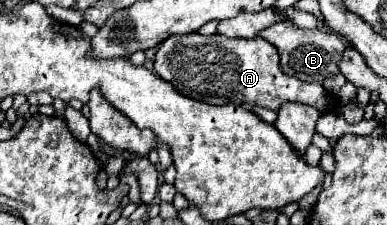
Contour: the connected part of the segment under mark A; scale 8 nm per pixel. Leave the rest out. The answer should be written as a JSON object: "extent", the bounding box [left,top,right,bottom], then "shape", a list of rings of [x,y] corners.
{"extent":[153,31,335,113],"shape":[[[197,31],[173,35],[157,47],[153,63],[155,73],[169,81],[179,93],[211,105],[237,103],[245,109],[261,105],[277,111],[285,101],[299,101],[317,107],[321,113],[335,107],[333,95],[329,95],[321,83],[305,83],[285,75],[279,67],[277,49],[261,37],[229,39],[221,33],[207,37]]]}

